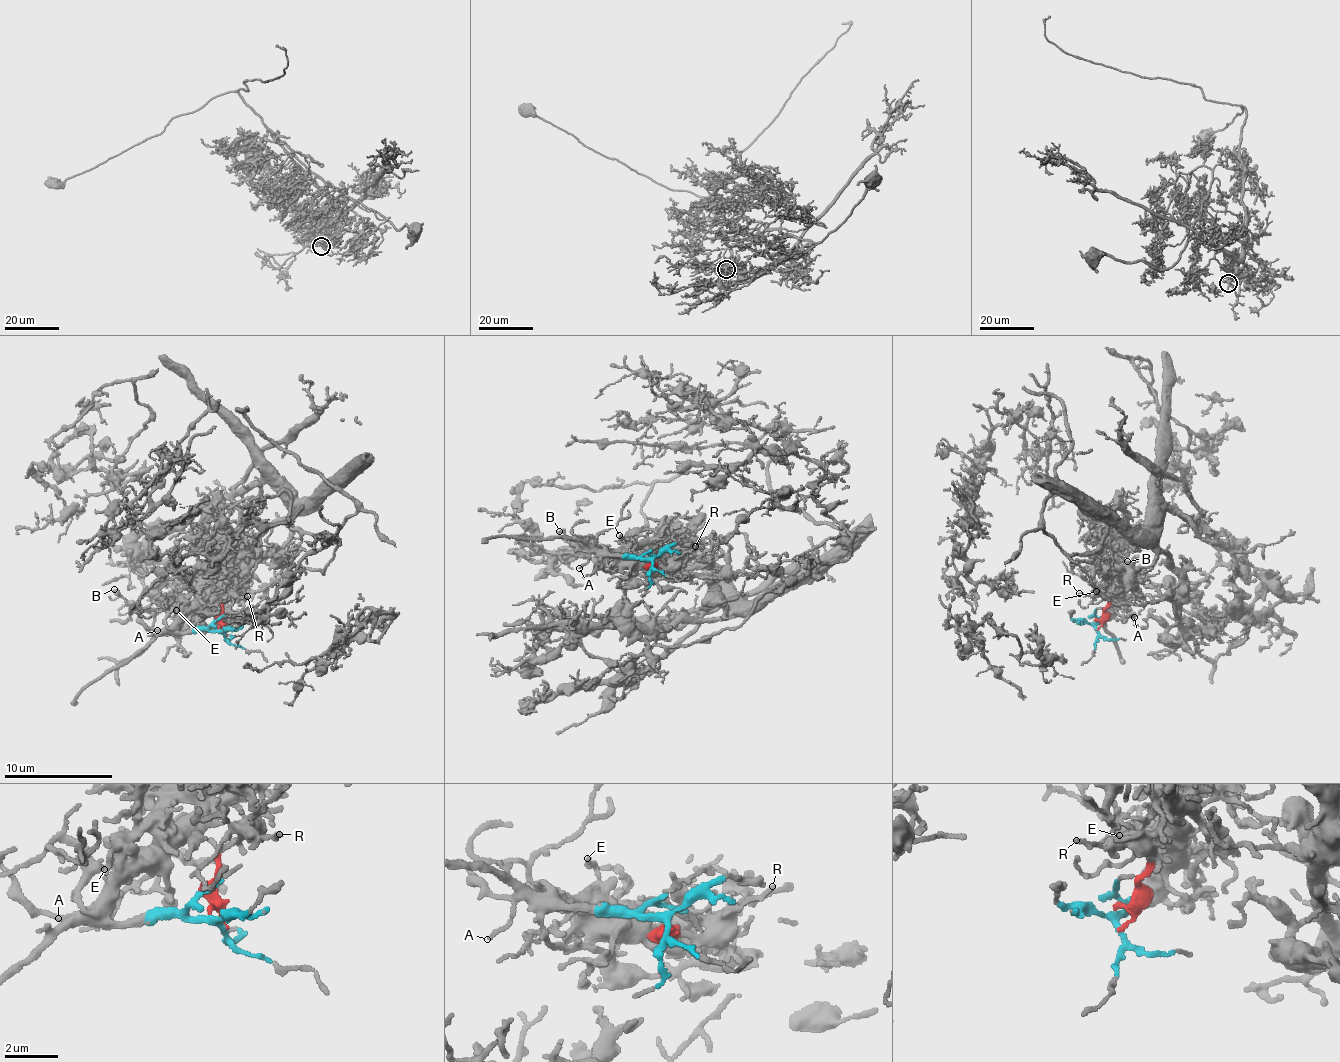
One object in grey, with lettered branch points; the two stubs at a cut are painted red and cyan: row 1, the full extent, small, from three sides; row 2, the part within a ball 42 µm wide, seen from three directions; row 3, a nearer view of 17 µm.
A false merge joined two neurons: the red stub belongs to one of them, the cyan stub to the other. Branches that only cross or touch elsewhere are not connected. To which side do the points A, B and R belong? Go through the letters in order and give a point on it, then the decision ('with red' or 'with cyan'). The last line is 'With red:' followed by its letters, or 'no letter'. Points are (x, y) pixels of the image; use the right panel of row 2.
A: (1134, 617) | with cyan
B: (1127, 561) | with cyan
R: (1079, 593) | with red
With red: R

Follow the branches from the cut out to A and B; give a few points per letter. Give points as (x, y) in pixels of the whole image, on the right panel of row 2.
A: (1095, 626), (1115, 614), (1135, 617)
B: (1095, 626), (1119, 611), (1128, 560)

